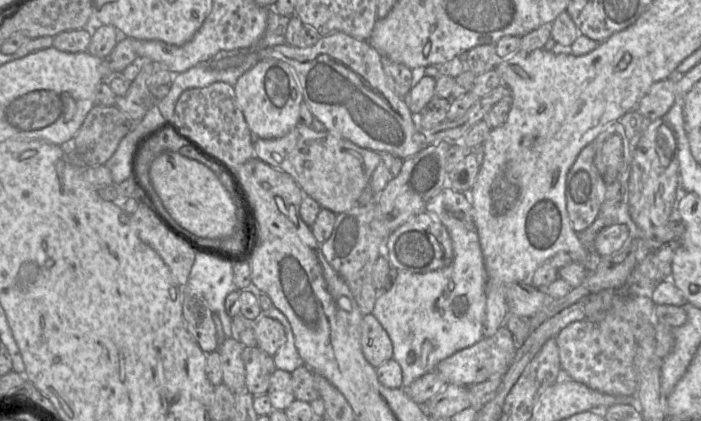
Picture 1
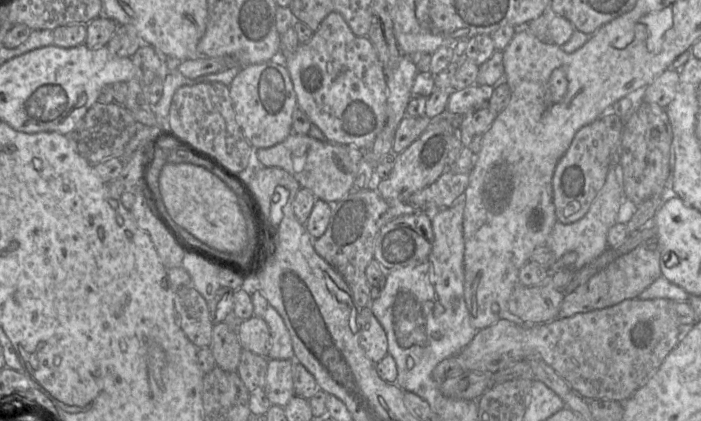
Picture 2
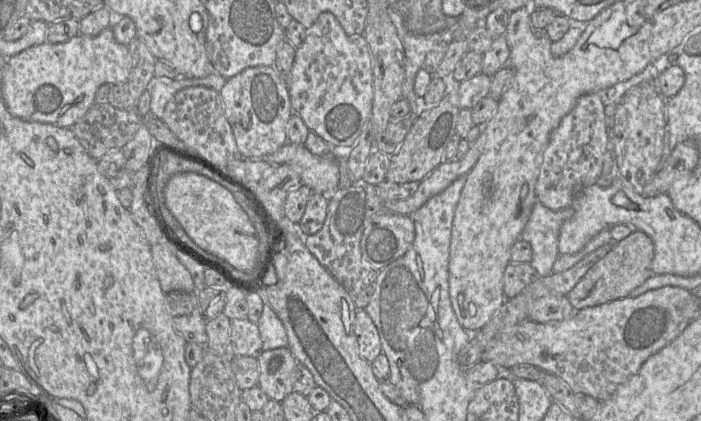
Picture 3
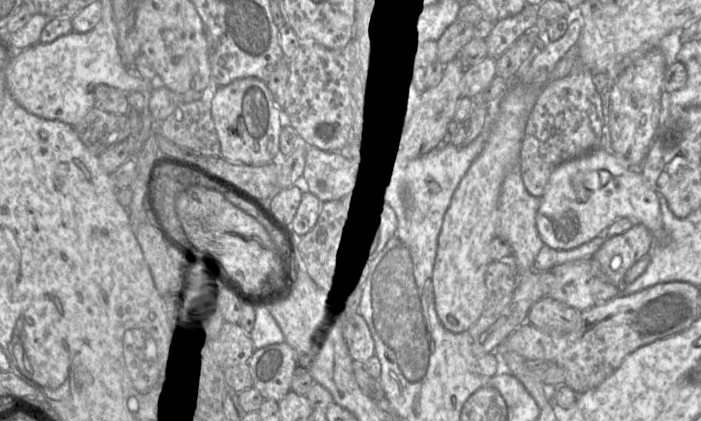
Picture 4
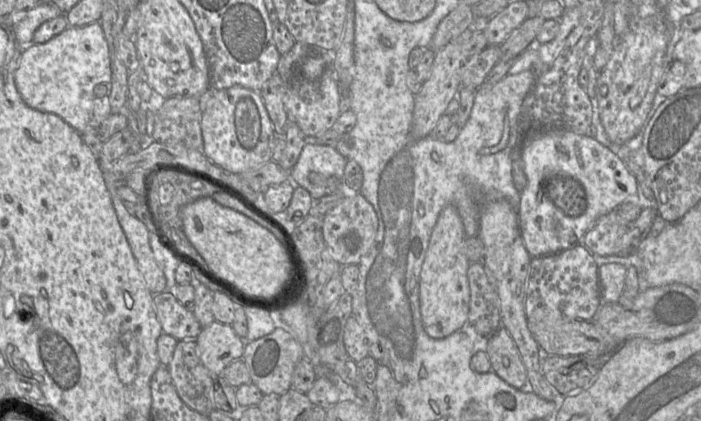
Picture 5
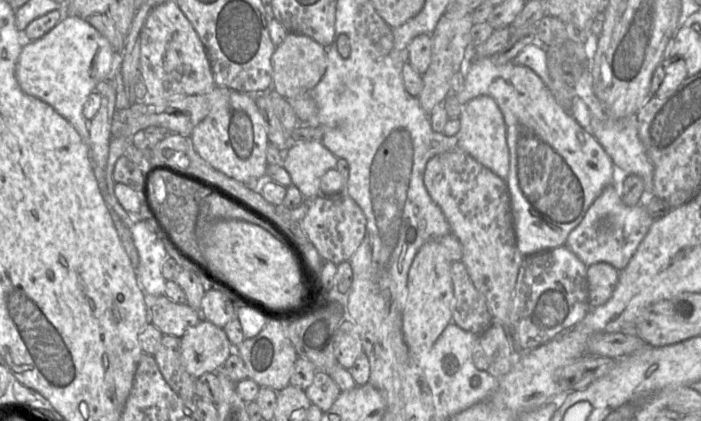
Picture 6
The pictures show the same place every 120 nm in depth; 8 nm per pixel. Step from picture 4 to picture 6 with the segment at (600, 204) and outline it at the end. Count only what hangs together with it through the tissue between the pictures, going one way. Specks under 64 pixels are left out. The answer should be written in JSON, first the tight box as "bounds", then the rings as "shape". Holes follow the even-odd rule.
{"bounds":[456,51,616,256],"shape":[[[470,51],[466,62],[464,89],[456,98],[460,104],[465,105],[482,95],[490,96],[496,101],[506,125],[510,158],[506,184],[519,251],[527,256],[564,246],[568,234],[582,221],[594,200],[606,186],[616,181],[615,165],[593,134],[560,106],[531,68],[517,65],[513,60],[497,63],[492,57],[474,58]]]}

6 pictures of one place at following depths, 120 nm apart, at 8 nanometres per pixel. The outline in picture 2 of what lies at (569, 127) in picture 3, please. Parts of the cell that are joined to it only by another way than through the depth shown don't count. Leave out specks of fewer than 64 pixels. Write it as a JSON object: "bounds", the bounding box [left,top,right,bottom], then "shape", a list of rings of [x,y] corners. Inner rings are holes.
{"bounds":[552,118,610,224],"shape":[[[602,118],[582,127],[575,134],[571,145],[558,161],[552,178],[552,200],[557,221],[570,224],[580,220],[589,210],[603,187],[610,169],[610,148]]]}

